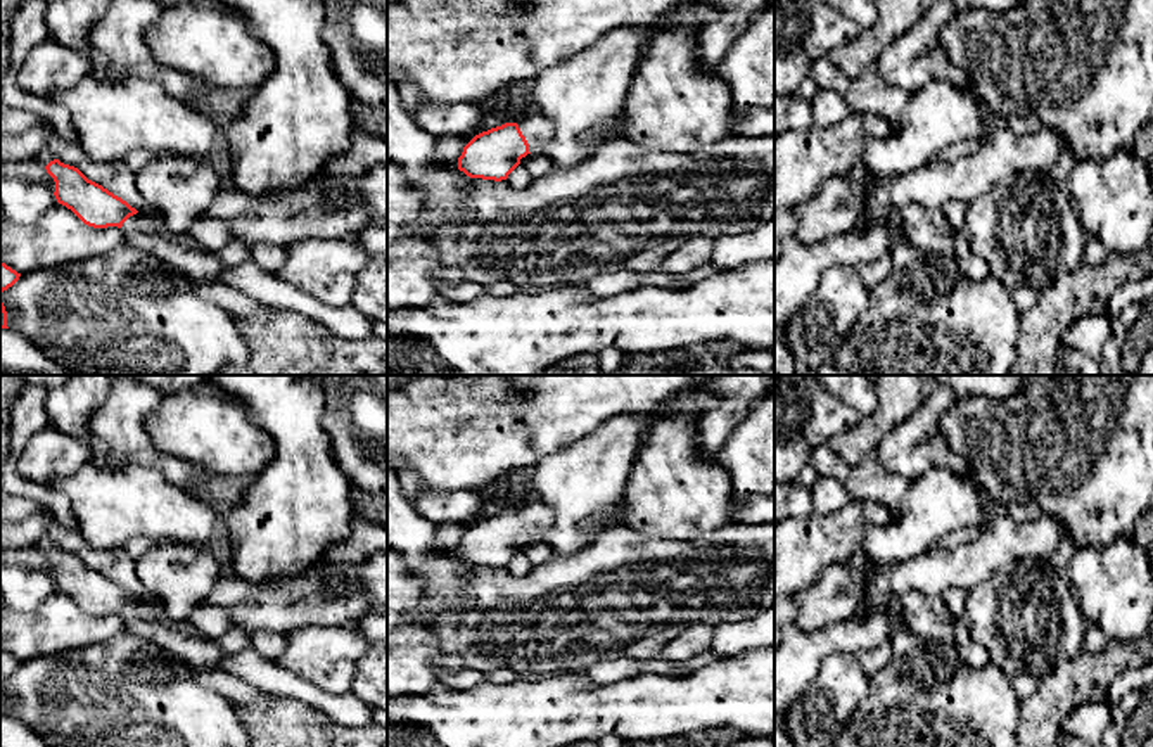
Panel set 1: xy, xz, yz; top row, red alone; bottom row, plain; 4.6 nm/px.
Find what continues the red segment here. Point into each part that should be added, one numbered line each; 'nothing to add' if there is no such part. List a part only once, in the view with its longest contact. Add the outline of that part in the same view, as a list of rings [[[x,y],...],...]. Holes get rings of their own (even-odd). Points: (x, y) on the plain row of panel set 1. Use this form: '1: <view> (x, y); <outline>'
1: xz (535, 516); [[[527,500],[517,512],[529,531],[531,541],[551,522],[551,510],[532,500]]]

